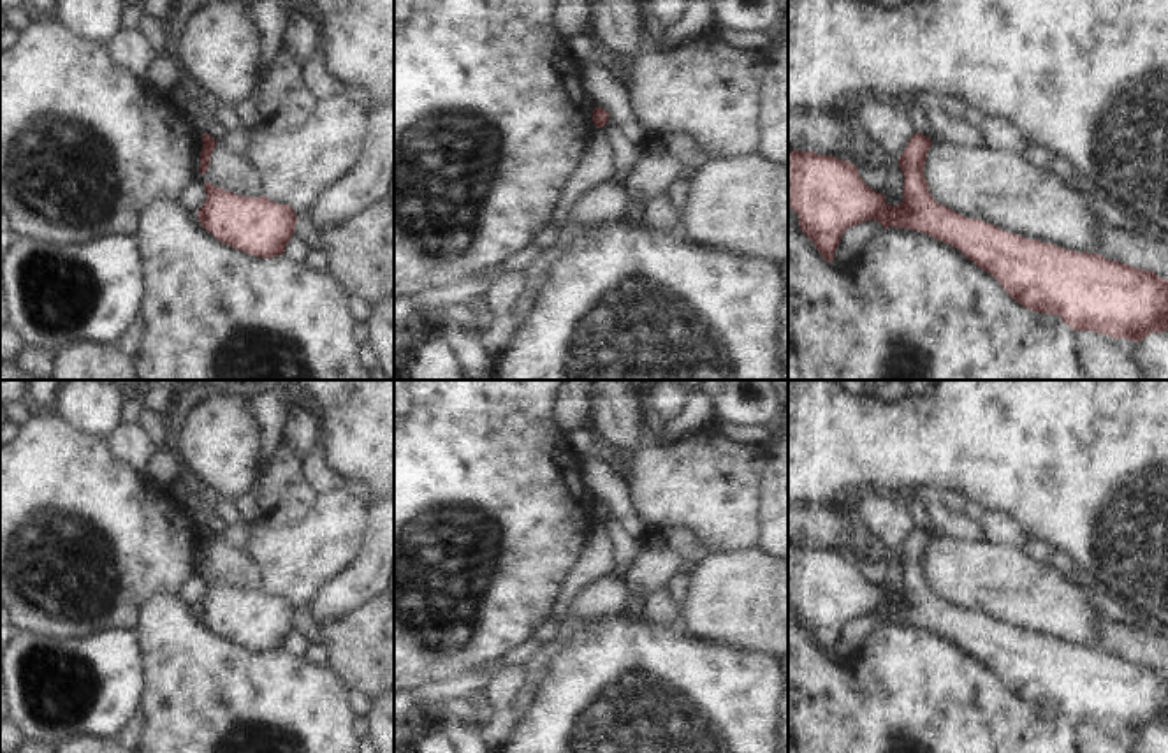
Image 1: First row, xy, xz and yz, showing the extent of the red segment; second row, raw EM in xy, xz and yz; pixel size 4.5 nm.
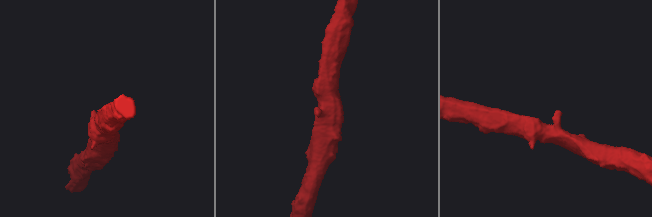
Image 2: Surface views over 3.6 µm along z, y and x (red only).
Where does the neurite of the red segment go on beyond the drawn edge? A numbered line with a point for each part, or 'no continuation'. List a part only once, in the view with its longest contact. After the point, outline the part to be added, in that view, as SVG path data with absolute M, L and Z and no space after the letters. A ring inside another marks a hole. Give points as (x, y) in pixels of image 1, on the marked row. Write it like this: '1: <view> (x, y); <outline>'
no continuation

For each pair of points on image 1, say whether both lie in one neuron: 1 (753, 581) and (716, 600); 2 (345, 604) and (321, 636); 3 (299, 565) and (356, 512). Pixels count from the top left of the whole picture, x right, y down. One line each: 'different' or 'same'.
1: same
2: different
3: same

